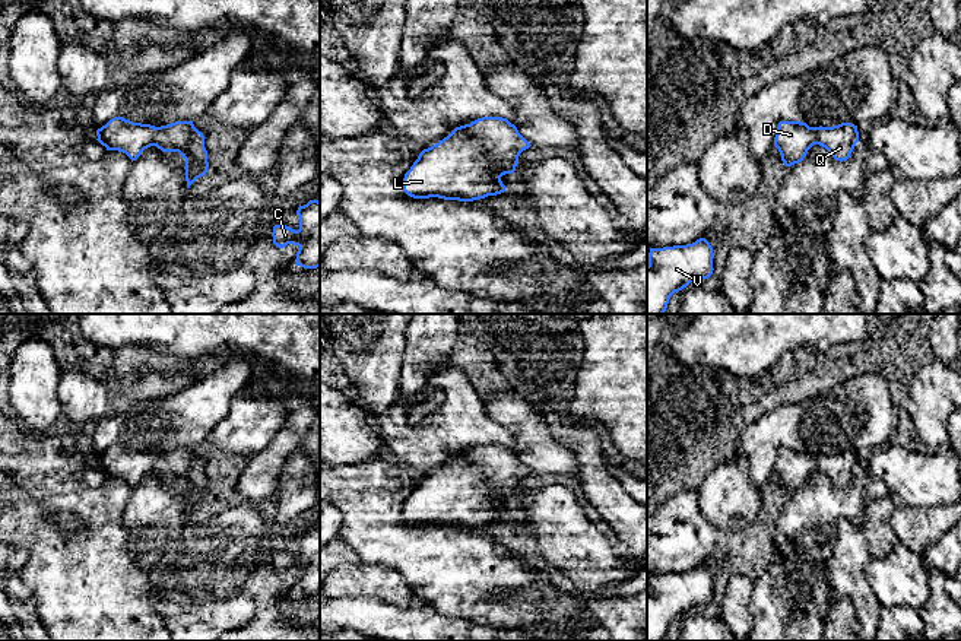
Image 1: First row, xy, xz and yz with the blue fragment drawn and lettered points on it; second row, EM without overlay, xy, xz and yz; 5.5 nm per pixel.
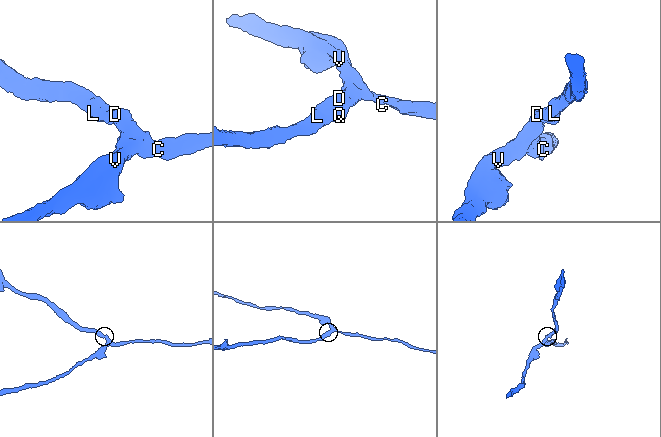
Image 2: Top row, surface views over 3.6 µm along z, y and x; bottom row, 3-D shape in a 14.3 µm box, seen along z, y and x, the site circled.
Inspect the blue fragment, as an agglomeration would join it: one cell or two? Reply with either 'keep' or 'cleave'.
keep

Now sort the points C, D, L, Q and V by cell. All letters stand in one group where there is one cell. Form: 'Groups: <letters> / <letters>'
Groups: C D L Q V

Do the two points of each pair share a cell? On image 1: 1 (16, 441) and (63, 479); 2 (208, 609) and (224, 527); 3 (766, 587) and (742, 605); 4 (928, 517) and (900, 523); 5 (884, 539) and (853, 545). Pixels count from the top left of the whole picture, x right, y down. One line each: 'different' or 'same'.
1: same
2: same
3: different
4: same
5: different

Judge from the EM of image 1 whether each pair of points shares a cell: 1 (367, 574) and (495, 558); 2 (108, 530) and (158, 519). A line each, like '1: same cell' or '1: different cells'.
1: different cells
2: different cells

